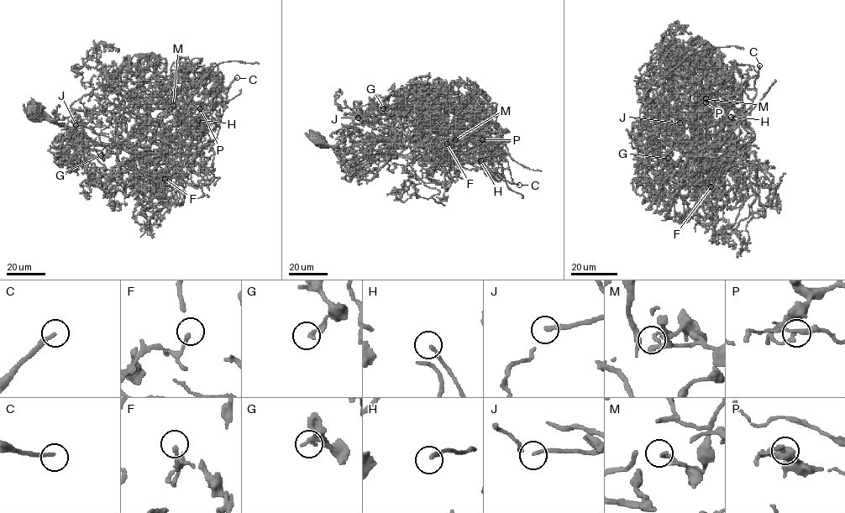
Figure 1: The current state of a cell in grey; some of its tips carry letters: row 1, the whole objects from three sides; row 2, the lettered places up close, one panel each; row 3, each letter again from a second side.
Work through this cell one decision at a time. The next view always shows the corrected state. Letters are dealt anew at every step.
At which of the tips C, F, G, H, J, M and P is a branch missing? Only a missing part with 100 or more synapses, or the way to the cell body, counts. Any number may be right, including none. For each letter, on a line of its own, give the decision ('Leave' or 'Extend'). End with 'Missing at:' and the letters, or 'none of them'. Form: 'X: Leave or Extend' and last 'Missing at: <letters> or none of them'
C: Extend
F: Leave
G: Leave
H: Leave
J: Extend
M: Leave
P: Leave
Missing at: C, J

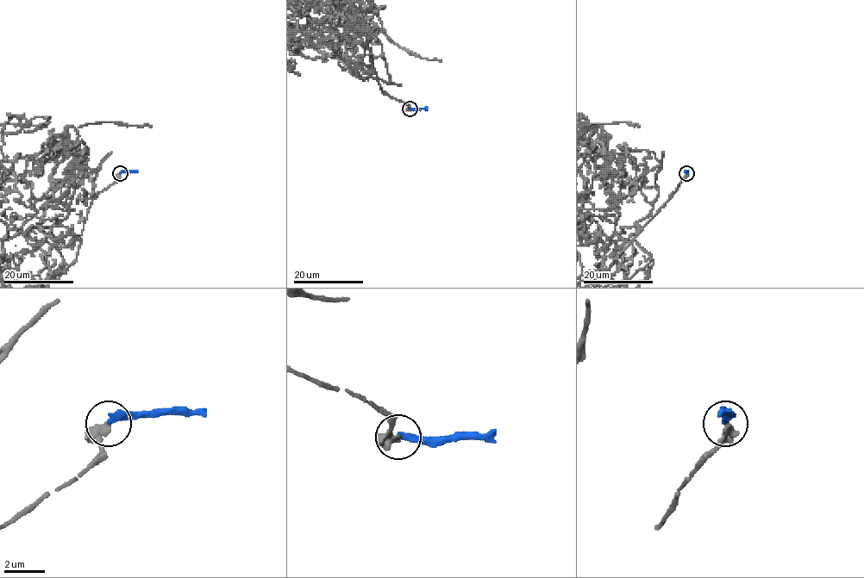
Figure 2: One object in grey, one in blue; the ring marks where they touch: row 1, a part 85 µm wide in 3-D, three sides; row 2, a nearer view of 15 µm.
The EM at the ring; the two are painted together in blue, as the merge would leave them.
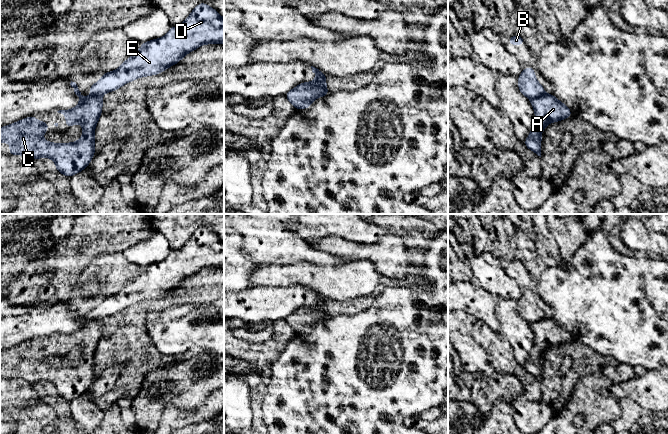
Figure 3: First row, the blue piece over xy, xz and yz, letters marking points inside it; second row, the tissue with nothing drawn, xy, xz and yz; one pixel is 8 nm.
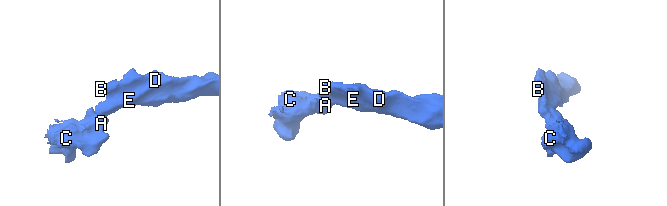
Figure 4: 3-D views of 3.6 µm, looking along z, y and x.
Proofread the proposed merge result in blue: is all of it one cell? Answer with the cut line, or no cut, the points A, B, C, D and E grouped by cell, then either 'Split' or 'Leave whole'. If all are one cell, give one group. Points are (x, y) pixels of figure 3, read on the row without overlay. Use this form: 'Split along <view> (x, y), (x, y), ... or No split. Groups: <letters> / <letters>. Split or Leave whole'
Split along yz (544, 317), (531, 324). Groups: A C / B D E. Split

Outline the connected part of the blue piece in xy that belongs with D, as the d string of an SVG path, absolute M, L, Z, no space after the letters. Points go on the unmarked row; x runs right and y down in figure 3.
M200 226L181 249L171 250L161 262L141 267L139 275L135 275L118 293L103 297L88 315L92 320L102 320L137 302L160 298L205 268L224 268L224 242Z

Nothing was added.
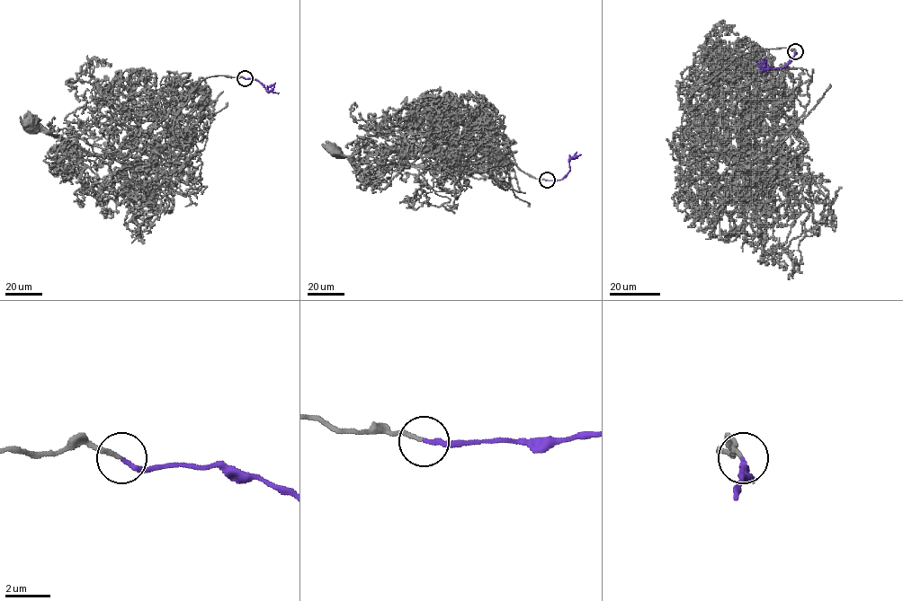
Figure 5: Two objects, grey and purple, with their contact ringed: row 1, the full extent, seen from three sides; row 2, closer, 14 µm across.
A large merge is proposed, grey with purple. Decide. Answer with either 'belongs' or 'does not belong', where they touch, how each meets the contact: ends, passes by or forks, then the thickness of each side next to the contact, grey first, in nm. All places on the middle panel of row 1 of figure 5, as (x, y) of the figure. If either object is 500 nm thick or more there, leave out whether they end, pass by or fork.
belongs; place (547, 180); grey ends; purple ends; calibres 170 and 190 nm

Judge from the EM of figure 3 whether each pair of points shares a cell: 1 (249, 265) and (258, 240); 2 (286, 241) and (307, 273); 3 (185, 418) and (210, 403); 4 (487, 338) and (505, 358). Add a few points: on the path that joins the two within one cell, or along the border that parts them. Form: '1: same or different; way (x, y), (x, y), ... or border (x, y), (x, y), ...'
1: different; border (242, 237), (242, 251), (259, 264)
2: different; border (323, 264), (296, 262), (277, 265)
3: same; way (191, 417), (197, 416), (204, 409)
4: same; way (491, 343), (502, 353)

